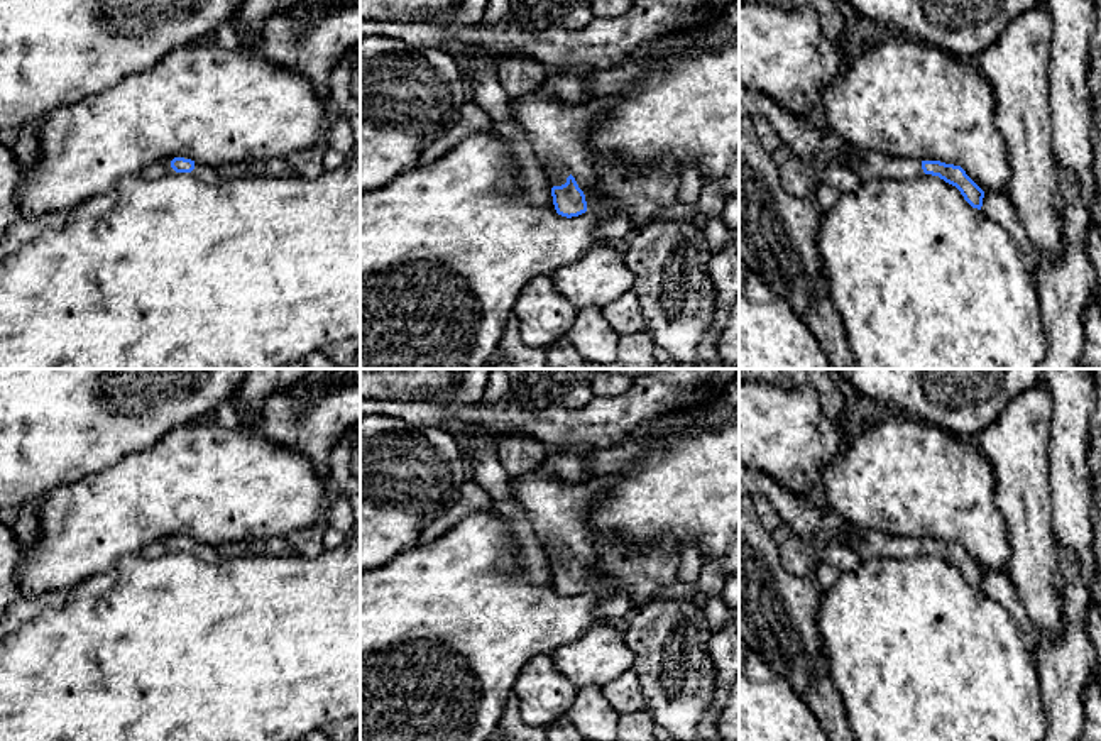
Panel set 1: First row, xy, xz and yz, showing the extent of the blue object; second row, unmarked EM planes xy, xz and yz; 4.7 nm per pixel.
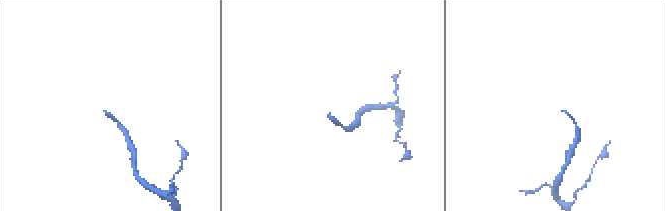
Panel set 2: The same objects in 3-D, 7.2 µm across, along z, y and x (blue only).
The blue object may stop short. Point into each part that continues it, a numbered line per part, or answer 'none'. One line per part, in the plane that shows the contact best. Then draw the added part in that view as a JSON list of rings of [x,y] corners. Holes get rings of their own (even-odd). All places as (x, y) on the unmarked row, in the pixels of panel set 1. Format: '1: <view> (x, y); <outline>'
1: xz (555, 510); [[[540,465],[528,474],[511,475],[509,489],[543,545],[567,546],[582,570],[599,563],[585,514],[590,497],[585,486],[556,480]]]

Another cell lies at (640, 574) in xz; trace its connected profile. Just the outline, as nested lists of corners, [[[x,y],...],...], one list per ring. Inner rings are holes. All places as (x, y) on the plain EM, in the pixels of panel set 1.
[[[594,535],[599,565],[612,577],[616,596],[631,599],[634,611],[663,597],[660,592],[676,582],[675,550],[626,545]]]

